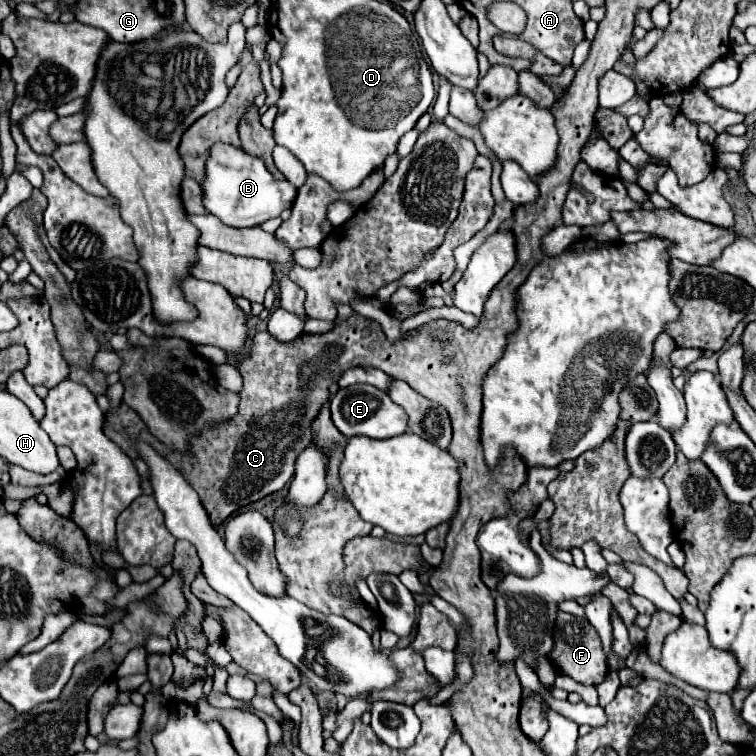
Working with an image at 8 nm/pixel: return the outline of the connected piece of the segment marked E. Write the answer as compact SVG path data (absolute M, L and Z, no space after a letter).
M354 384L348 388L340 388L336 392L336 396L330 400L330 408L332 408L332 420L334 420L336 428L346 438L354 438L354 436L392 438L392 436L404 434L408 428L406 412L398 404L394 404L386 392L382 392L370 384Z

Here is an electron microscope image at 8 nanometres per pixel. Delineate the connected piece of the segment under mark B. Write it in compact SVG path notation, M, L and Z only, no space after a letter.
M214 146L206 162L204 206L210 214L218 216L222 222L234 228L248 228L266 222L268 218L280 216L282 210L290 208L296 198L296 188L288 180L276 180L264 166L260 158L246 154L232 146Z

